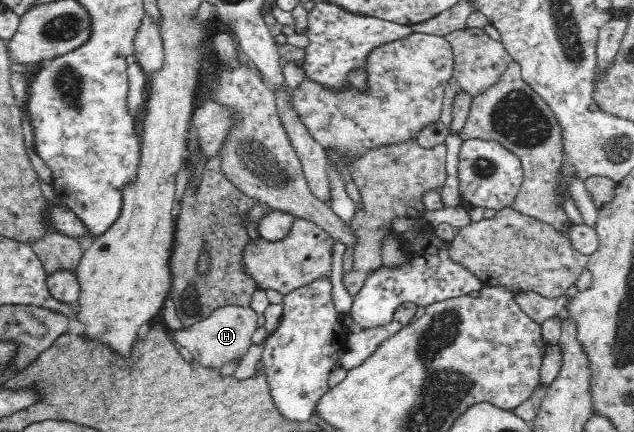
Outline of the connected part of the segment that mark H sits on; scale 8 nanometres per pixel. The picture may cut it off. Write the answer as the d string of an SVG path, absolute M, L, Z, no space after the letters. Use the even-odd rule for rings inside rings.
M236 304L217 307L206 319L196 322L186 329L169 330L178 348L188 347L192 357L204 366L222 368L230 361L239 362L248 353L253 333L257 329L258 312L252 306L244 307Z

